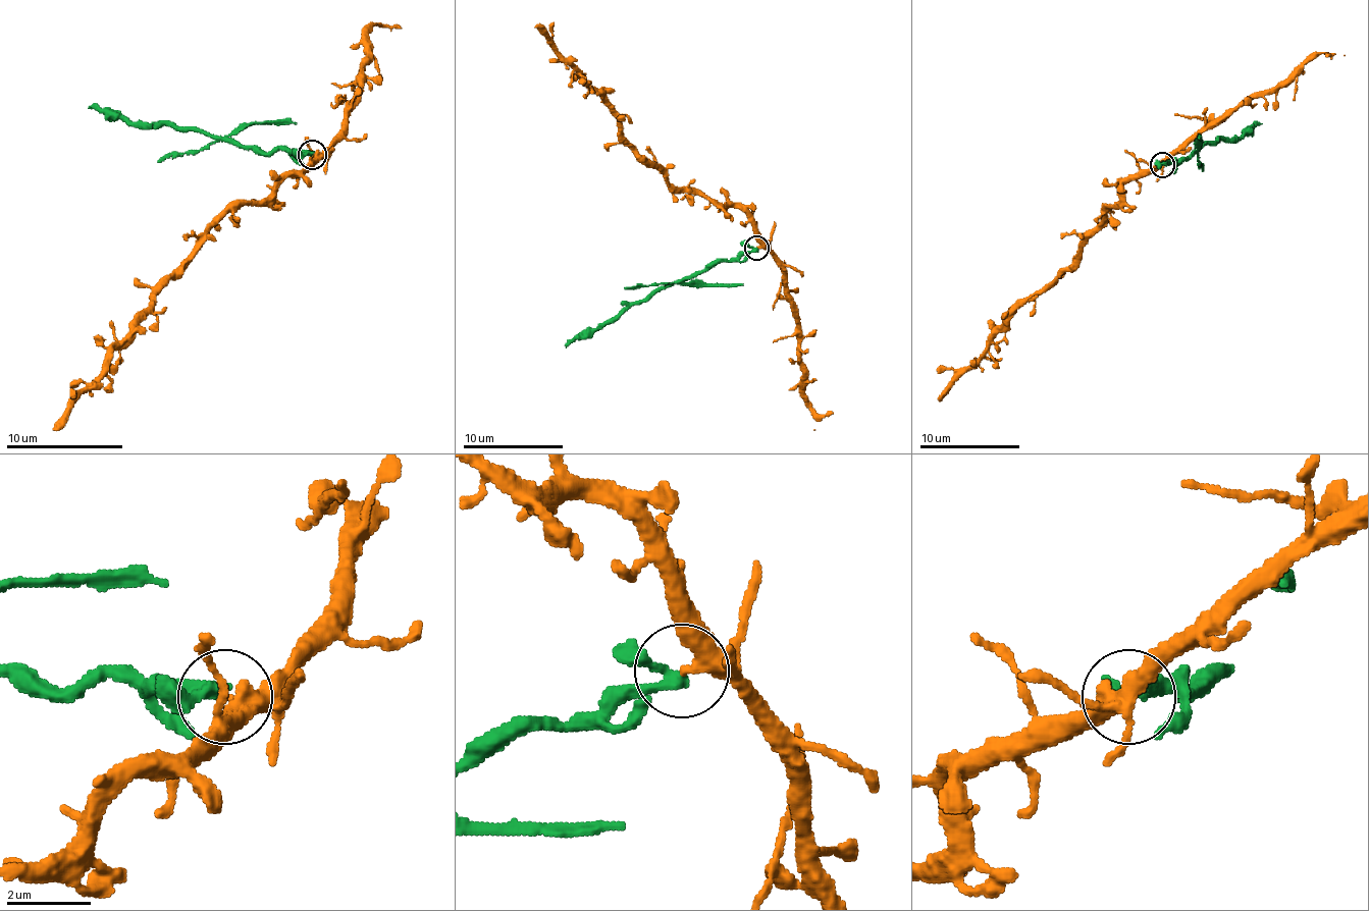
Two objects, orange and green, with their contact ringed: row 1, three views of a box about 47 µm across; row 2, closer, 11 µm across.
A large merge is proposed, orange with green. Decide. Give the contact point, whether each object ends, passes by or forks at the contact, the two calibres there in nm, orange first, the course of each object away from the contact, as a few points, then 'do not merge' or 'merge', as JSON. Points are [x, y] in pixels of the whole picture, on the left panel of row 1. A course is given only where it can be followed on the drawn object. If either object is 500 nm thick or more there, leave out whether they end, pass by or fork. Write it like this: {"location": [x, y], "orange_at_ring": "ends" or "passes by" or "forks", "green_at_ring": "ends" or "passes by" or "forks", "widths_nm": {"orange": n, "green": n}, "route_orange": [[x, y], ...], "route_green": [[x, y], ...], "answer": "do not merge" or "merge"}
{"location": [312, 155], "orange_at_ring": "passes by", "green_at_ring": "passes by", "widths_nm": {"orange": 340, "green": 240}, "route_orange": [[313, 155], [299, 175], [290, 175], [263, 199], [228, 211], [208, 231], [109, 356], [109, 368], [54, 429]], "route_green": [[313, 152], [280, 150], [258, 152], [197, 129], [138, 126], [89, 106]], "answer": "do not merge"}

